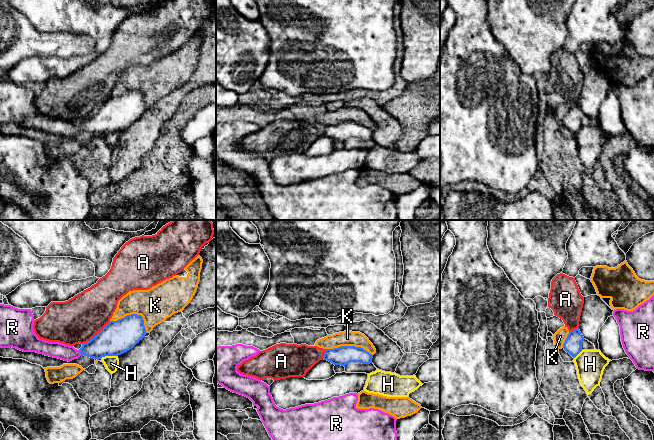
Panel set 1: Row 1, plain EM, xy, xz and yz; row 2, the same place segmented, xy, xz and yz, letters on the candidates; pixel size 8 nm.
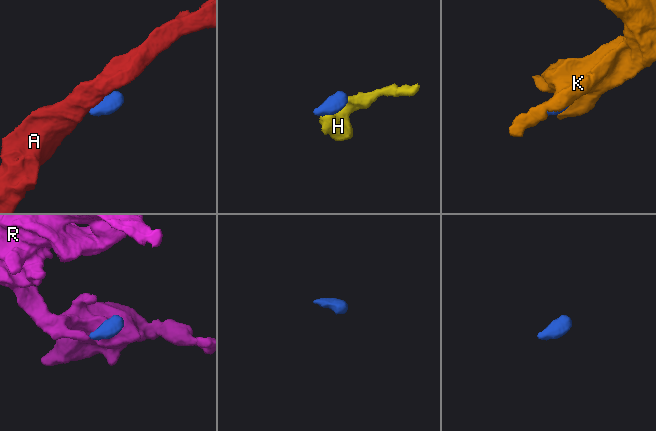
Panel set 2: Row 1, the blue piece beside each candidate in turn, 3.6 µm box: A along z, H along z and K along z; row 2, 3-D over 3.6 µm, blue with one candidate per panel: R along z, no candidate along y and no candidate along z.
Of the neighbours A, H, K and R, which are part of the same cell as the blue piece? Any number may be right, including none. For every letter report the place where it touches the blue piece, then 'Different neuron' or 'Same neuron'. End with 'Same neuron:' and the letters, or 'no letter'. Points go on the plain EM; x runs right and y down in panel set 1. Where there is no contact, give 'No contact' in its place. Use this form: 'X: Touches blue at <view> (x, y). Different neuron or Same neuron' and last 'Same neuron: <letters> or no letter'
A: Touches blue at xy (97, 110). Different neuron
H: Touches blue at xy (109, 131). Different neuron
K: Touches blue at xy (134, 90). Different neuron
R: Touches blue at xy (80, 128). Same neuron
Same neuron: R

